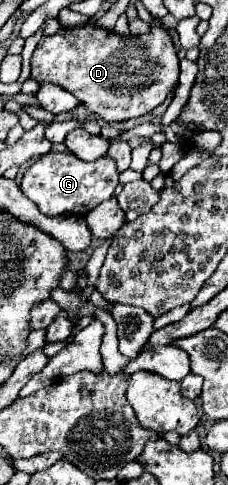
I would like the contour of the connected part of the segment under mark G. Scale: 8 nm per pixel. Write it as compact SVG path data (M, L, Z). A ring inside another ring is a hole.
M49 152L31 164L21 180L21 190L45 216L81 214L85 216L97 204L109 200L119 184L119 170L113 158L103 156L95 162L83 162L71 152Z

